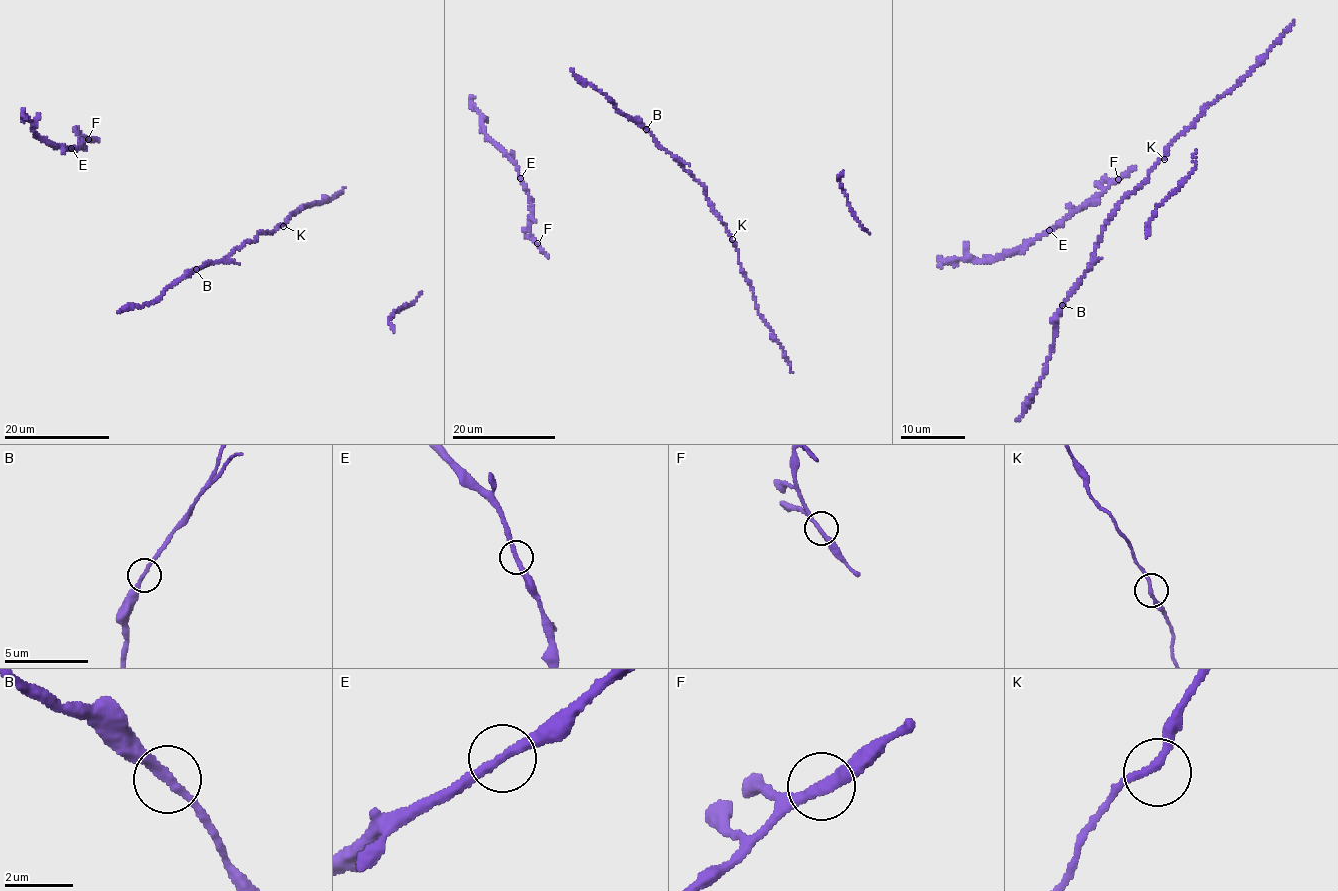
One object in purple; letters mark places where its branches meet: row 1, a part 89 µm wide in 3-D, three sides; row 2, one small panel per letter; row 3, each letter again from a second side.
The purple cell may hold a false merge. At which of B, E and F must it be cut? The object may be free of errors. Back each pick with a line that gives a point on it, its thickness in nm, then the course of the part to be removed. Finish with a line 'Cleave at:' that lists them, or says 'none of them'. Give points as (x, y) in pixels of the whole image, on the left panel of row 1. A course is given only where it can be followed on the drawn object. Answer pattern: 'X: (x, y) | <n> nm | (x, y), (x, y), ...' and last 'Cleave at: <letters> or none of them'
Cleave at: none of them

